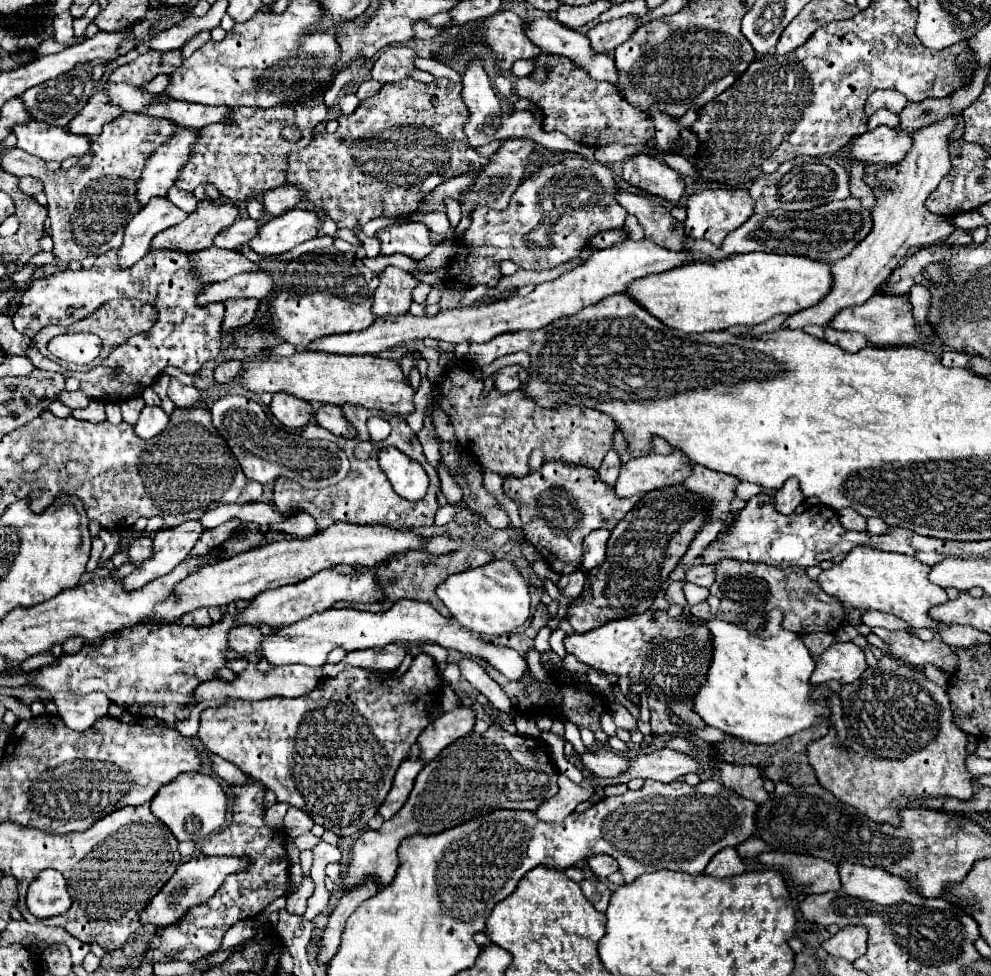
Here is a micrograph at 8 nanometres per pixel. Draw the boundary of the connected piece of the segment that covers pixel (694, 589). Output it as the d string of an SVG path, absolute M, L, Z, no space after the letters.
M685 582L683 585L683 592L686 600L690 606L698 604L707 599L709 589L698 587L696 584Z

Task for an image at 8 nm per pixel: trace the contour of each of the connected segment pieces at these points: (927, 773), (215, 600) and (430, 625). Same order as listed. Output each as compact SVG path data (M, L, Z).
M883 654L877 660L877 666L869 666L857 682L843 686L839 698L847 724L847 746L843 746L833 728L827 736L807 744L807 760L813 766L819 784L835 794L835 798L859 808L861 814L875 822L897 822L897 810L901 806L909 808L911 798L953 796L969 800L973 796L973 776L965 766L965 758L969 756L967 734L955 724L955 712L951 710L947 690L931 682L921 668L903 666Z
M343 522L333 524L331 530L313 534L309 538L273 540L263 546L255 546L253 550L219 560L215 564L201 566L197 572L177 582L173 594L167 600L159 602L153 614L145 622L155 626L165 626L165 624L175 624L181 616L197 608L227 606L237 600L251 602L255 596L259 596L265 590L303 582L325 568L333 568L335 564L373 568L385 558L389 558L389 554L397 550L423 548L425 542L427 540L417 536L413 530L389 530L385 526L353 526Z
M397 602L389 612L373 614L373 612L356 610L354 608L329 608L325 612L313 614L289 626L273 628L273 634L265 636L259 644L259 656L273 666L281 664L307 664L307 666L323 666L327 654L333 648L363 650L363 648L381 648L387 644L409 644L409 642L431 642L443 648L459 650L463 656L473 656L491 664L497 672L511 680L519 680L527 672L525 658L507 646L495 646L483 636L471 632L469 628L461 626L455 618L441 616L431 604L425 602Z

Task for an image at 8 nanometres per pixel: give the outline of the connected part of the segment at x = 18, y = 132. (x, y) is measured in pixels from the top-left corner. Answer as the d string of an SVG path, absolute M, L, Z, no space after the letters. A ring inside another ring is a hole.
M27 122L13 128L17 148L41 158L63 162L69 156L83 156L89 150L89 138L69 134L65 128L45 126L45 122Z

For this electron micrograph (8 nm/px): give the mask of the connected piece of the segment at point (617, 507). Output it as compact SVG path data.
M545 462L539 470L531 470L523 478L507 476L503 492L519 506L519 516L529 544L539 550L545 562L557 574L571 574L581 568L583 540L591 530L613 530L617 522L639 502L639 498L617 498L613 488L605 486L595 470L573 466L567 462Z

